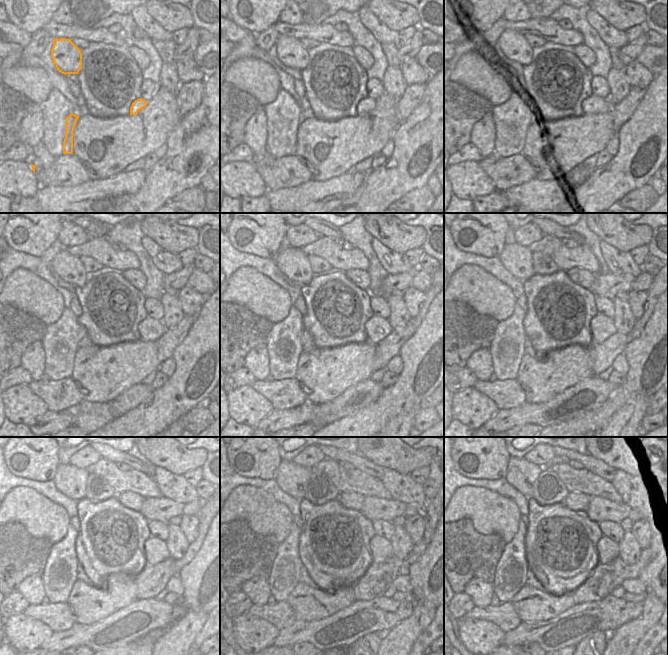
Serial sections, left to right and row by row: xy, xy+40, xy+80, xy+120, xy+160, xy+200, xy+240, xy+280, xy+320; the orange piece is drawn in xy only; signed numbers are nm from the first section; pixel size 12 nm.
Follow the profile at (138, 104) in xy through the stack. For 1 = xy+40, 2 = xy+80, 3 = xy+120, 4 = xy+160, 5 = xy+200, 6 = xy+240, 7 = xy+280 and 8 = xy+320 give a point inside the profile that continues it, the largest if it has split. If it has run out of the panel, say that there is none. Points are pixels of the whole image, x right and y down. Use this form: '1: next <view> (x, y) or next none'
1: next xy+40 (367, 104)
2: next xy+80 (593, 105)
3: next xy+120 (150, 329)
4: next xy+160 (377, 328)
5: next xy+200 (602, 327)
6: next xy+240 (156, 551)
7: next xy+280 (381, 549)
8: next xy+320 (607, 549)

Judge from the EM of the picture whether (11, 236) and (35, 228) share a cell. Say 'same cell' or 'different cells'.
same cell

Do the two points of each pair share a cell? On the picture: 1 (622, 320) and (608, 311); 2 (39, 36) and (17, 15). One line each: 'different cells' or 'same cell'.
1: different cells
2: different cells

